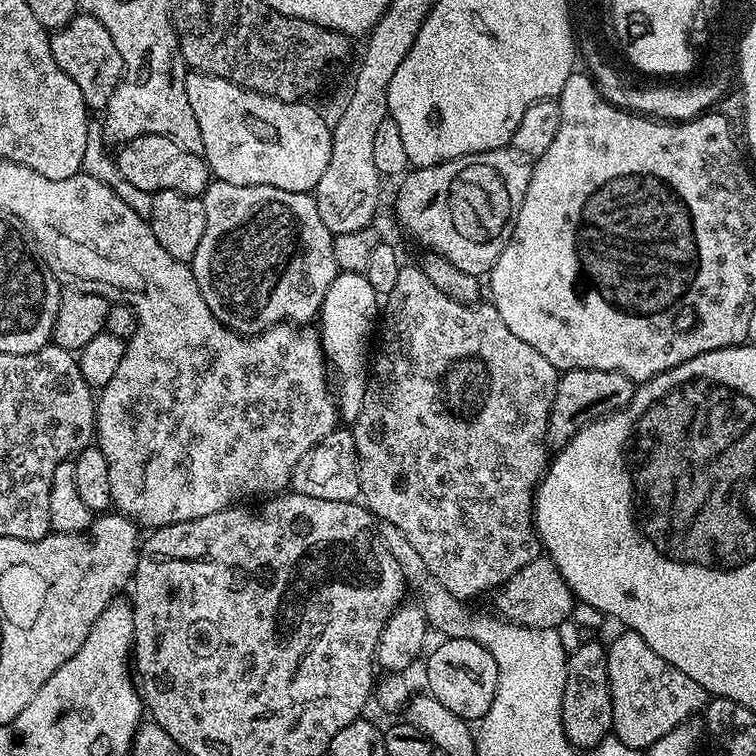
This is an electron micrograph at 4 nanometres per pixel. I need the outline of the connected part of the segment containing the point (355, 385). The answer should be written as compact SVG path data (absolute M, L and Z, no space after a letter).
M340 272L334 278L334 282L330 282L330 290L326 290L324 304L320 307L318 335L327 363L334 373L334 384L338 389L335 393L336 407L341 421L355 422L358 410L362 410L362 398L368 389L370 375L368 339L371 336L373 339L377 324L378 297L374 286L370 286L370 282L362 272Z

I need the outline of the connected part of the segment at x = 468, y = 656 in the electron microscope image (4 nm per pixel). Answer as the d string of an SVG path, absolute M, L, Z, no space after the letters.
M456 634L448 639L452 640L442 641L433 652L431 649L427 653L427 691L434 698L438 698L442 706L458 714L458 718L479 722L490 710L494 702L494 694L498 690L498 662L494 662L494 654L483 648L479 640L463 634Z

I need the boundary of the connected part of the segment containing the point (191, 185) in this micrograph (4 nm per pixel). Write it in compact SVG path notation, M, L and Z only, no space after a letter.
M139 136L130 142L119 145L115 153L116 168L130 182L143 192L174 190L183 196L203 197L210 183L208 164L199 152L191 152L178 146L165 136Z

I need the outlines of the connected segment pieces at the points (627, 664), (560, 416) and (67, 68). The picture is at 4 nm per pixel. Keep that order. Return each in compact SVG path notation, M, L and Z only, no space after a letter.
M627 630L621 633L607 645L606 670L612 695L611 735L626 746L646 750L685 720L703 713L710 694L698 686L690 674L682 674L678 666L654 654L654 650L646 646L646 638Z
M570 368L561 371L556 382L554 402L550 406L545 444L552 450L566 447L587 424L603 420L611 412L625 408L632 401L636 389L637 385L630 378L626 378L626 374L618 374L614 370Z
M77 14L65 28L53 31L50 36L54 62L82 90L82 98L88 103L89 109L103 110L107 108L110 98L114 98L114 90L124 77L122 54L114 47L114 38L106 31L106 26L98 22L98 18L87 14Z

